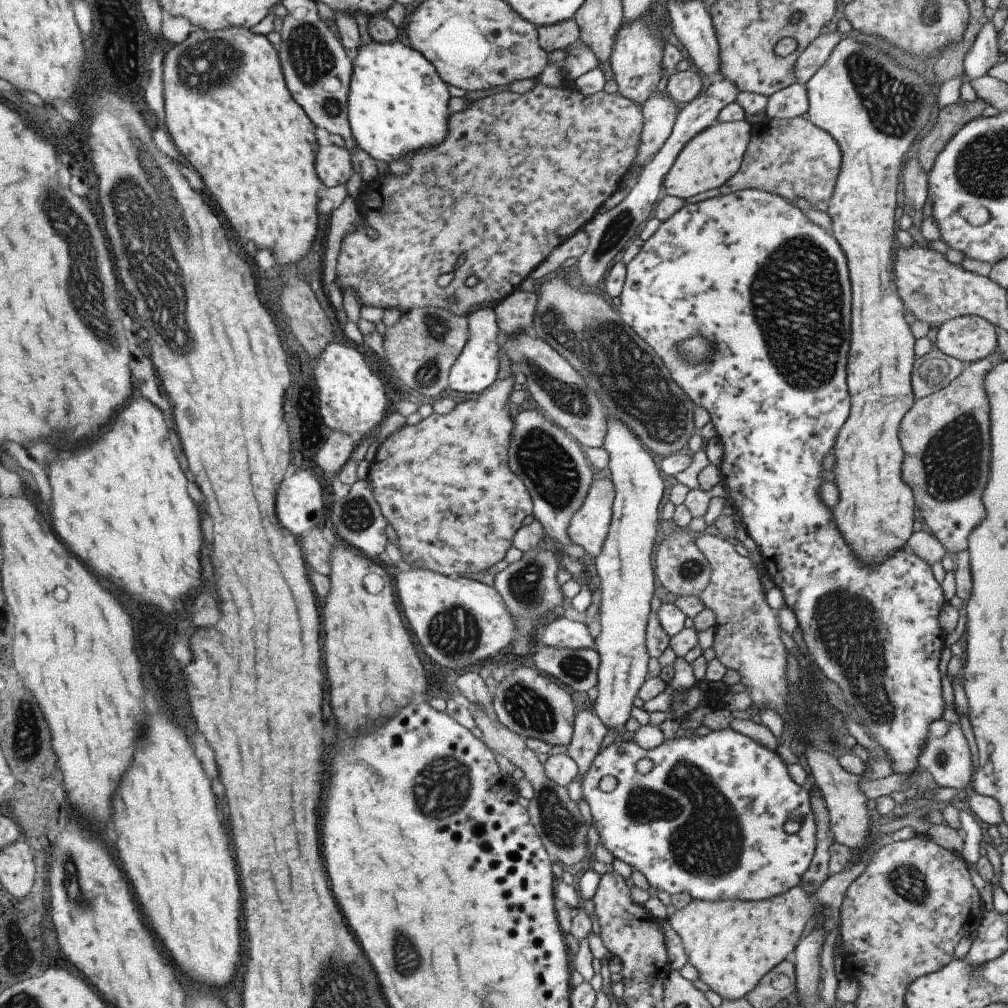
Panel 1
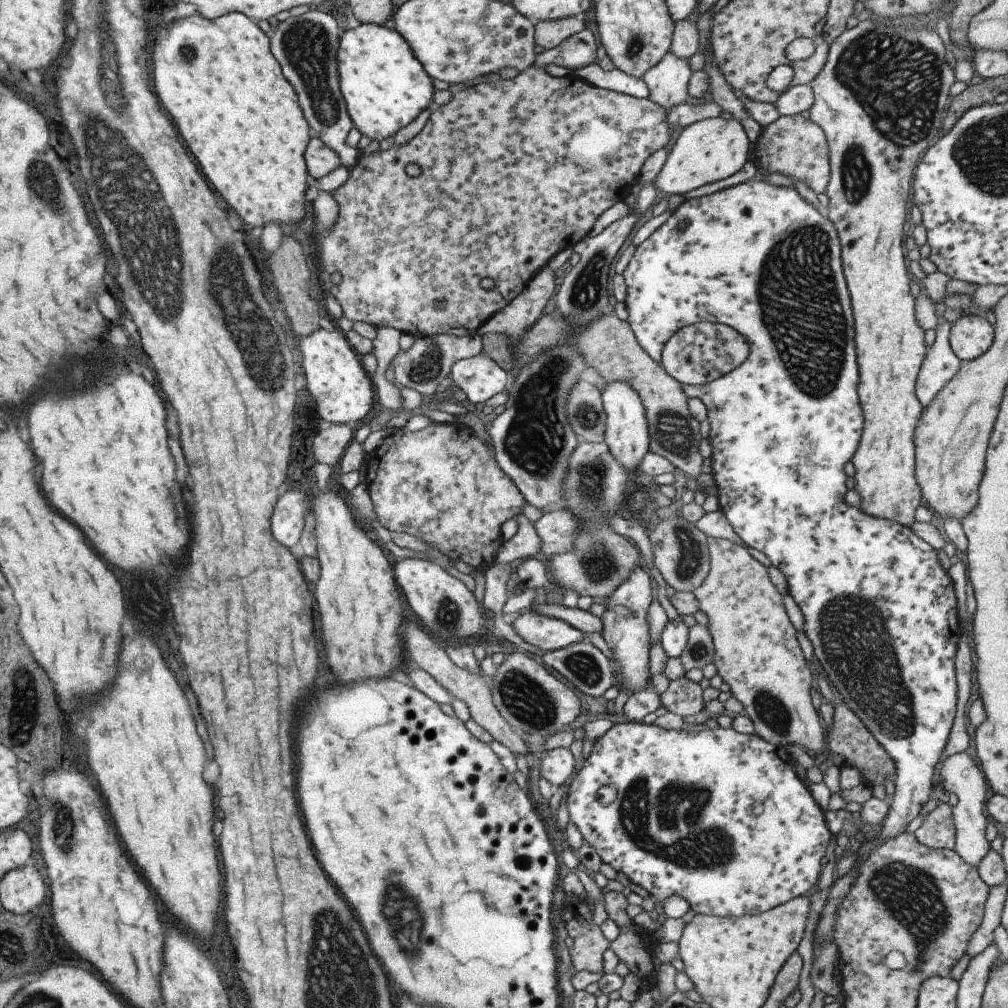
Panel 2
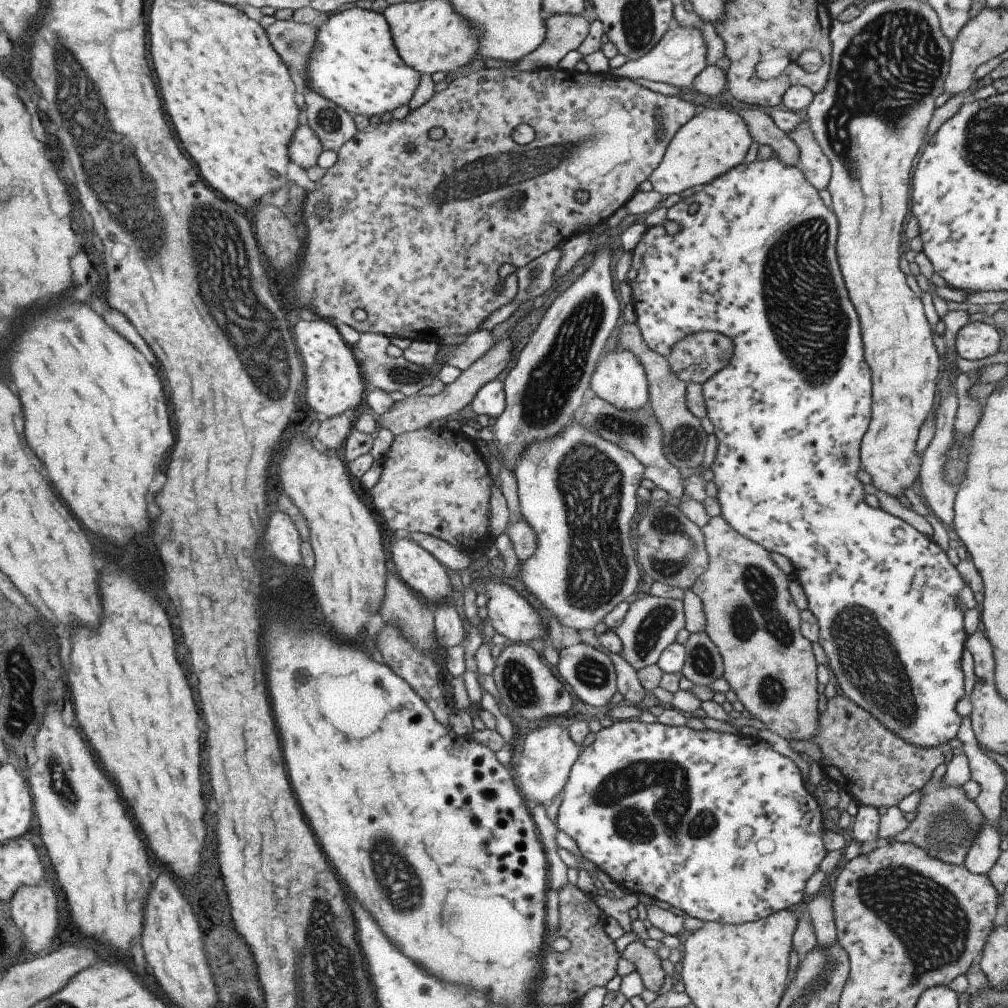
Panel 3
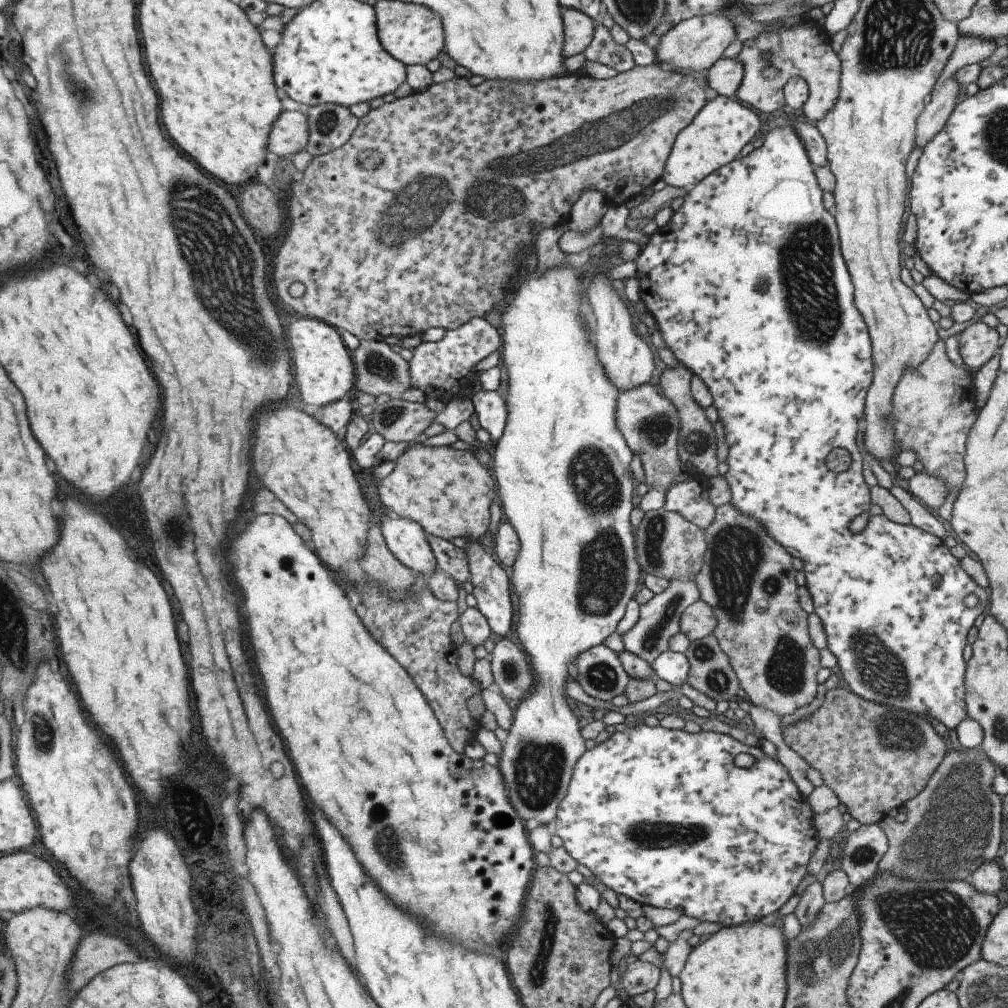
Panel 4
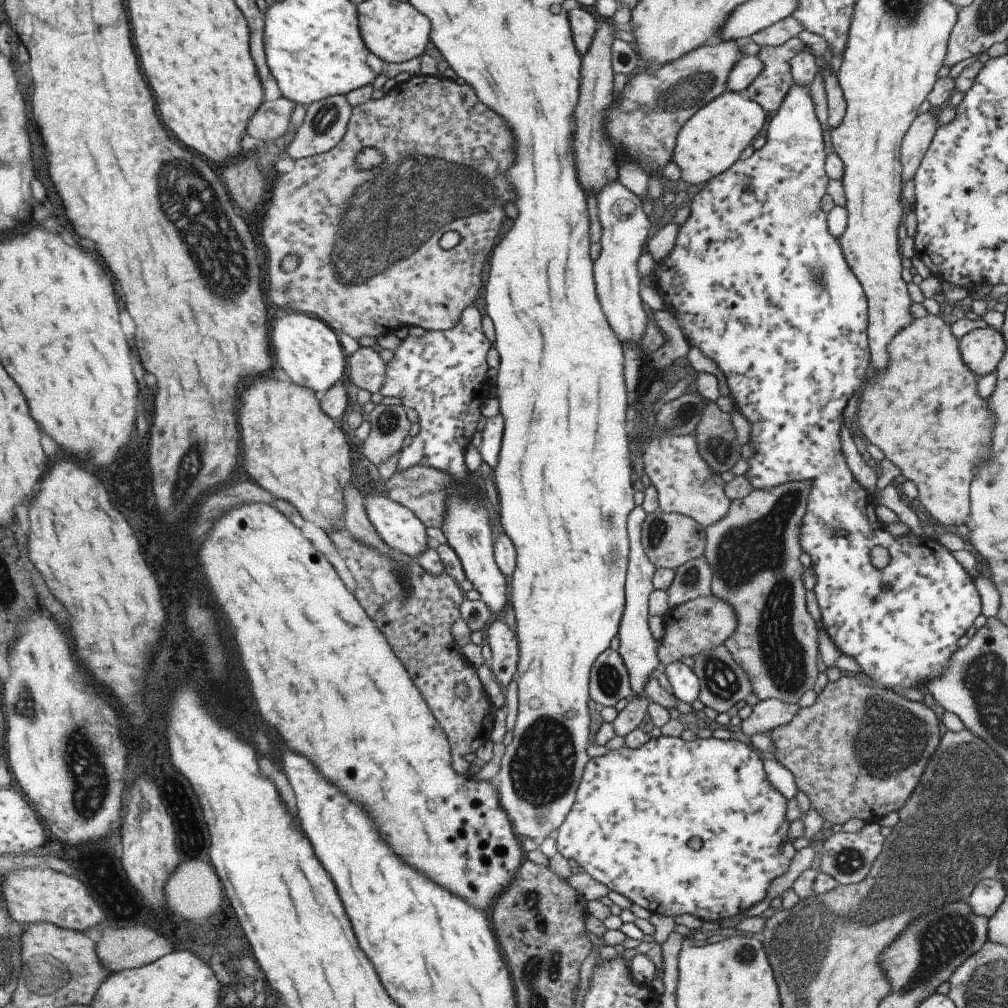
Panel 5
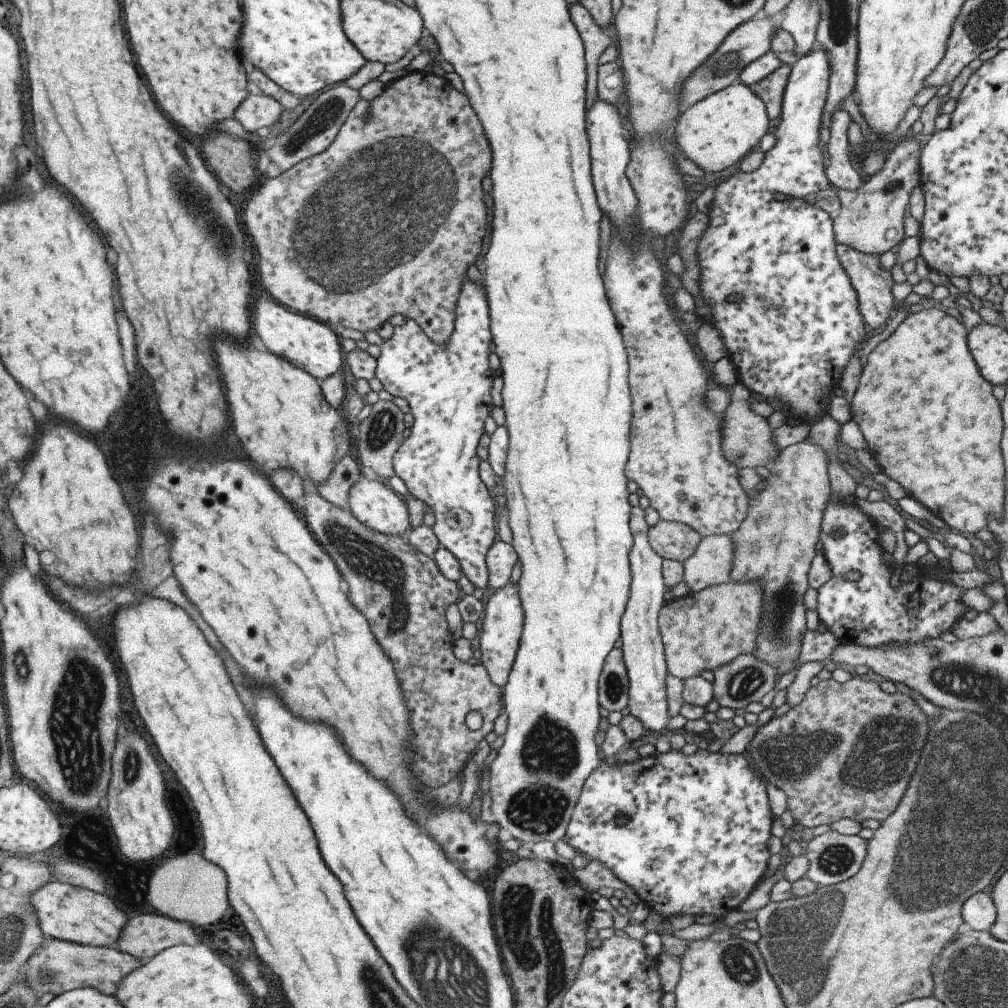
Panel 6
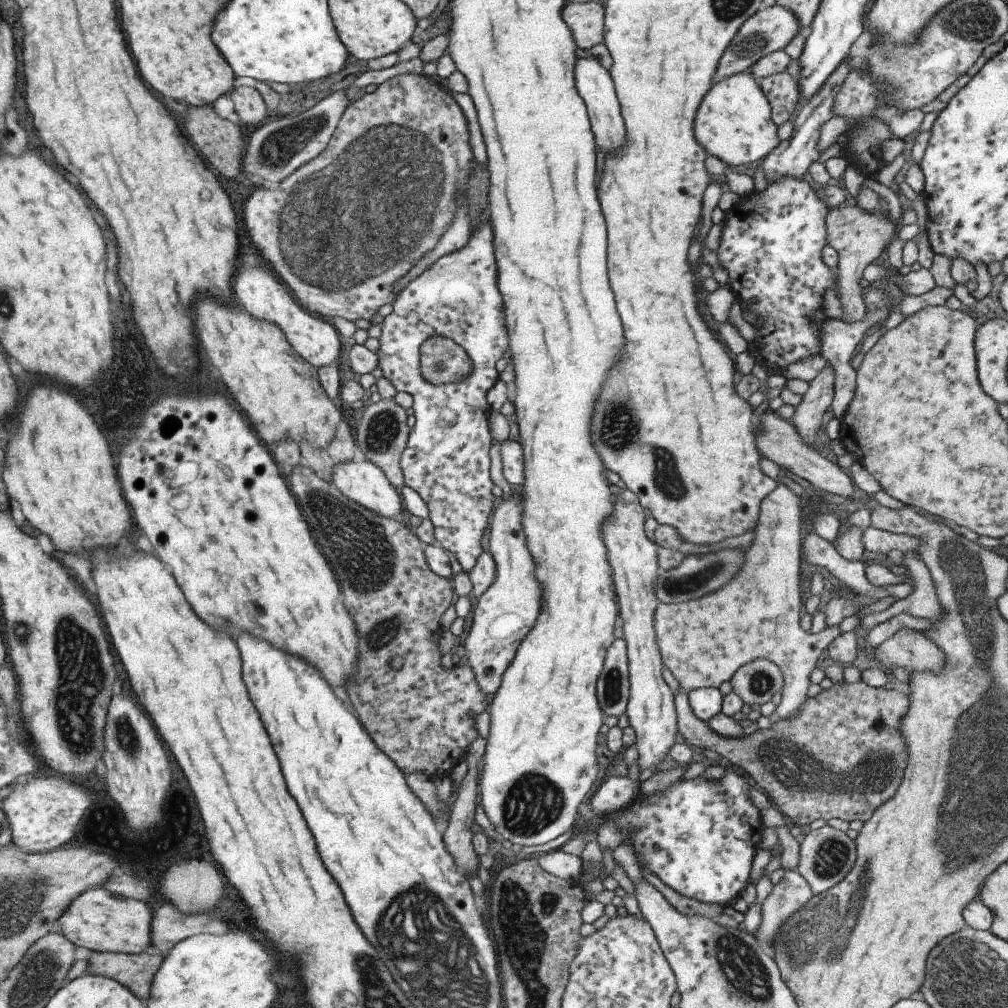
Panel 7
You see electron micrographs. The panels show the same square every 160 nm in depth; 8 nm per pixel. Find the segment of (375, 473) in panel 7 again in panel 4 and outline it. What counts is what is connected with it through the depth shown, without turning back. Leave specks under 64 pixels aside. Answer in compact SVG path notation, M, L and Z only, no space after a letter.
M393 515L382 519L380 531L385 546L403 566L425 578L437 570L426 534L416 522Z

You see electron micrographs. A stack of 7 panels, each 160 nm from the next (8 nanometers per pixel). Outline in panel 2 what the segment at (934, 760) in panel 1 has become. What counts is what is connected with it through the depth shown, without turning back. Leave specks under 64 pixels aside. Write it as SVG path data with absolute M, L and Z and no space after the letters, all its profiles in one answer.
M962 750L959 754L951 754L937 764L936 775L940 793L946 795L955 794L957 804L952 808L953 825L955 826L954 852L969 866L976 867L981 858L990 850L989 840L987 840L987 815L985 813L985 790L987 782L982 771L973 764L971 758Z

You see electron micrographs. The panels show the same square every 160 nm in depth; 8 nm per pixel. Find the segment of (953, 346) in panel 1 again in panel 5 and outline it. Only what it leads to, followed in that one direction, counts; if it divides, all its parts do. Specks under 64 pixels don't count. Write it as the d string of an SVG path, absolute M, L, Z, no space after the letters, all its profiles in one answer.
M991 327L976 328L964 334L959 341L962 361L976 376L994 371L1004 349L1000 331Z

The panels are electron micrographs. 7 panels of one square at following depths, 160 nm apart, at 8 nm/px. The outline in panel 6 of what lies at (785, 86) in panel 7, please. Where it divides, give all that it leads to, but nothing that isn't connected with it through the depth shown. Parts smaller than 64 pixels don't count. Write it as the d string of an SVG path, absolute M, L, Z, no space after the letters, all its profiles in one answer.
M781 63L771 74L748 86L765 105L769 120L779 118L782 103L783 89L790 73L790 66Z

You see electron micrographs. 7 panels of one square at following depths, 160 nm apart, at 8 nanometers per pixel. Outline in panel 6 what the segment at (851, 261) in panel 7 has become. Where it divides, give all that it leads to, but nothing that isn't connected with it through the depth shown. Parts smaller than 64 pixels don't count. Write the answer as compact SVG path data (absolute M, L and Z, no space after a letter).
M913 136L893 144L887 152L882 169L863 180L854 189L835 189L840 202L839 213L832 220L832 231L836 244L846 244L867 254L881 255L894 250L905 240L903 235L903 214L911 189L918 184L919 143Z

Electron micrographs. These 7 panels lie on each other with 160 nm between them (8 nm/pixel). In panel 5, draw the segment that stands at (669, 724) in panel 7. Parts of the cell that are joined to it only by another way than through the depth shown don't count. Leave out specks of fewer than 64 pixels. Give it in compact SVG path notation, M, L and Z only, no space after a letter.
M634 506L627 515L627 536L629 536L627 580L625 580L624 609L617 631L619 646L616 650L625 665L631 695L643 695L644 697L646 696L644 684L648 681L657 661L659 661L656 654L658 644L651 636L647 622L649 616L647 613L647 596L654 589L652 576L656 568L647 560L641 546L640 530L645 515L646 512L640 506Z

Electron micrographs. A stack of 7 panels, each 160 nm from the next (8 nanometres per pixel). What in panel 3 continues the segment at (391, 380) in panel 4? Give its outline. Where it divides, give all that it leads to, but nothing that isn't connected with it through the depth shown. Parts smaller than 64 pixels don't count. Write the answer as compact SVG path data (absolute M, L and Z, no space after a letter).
M360 333L359 339L353 347L358 356L358 364L367 389L379 388L389 393L399 391L405 397L413 397L415 392L429 386L437 378L429 368L410 363L402 355L399 357L385 356L384 344L385 339L382 335Z

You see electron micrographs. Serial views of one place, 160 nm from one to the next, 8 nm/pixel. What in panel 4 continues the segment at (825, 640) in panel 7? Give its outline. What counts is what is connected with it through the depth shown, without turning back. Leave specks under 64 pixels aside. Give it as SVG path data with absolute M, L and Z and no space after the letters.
M699 599L683 609L678 625L680 632L690 641L694 641L712 634L715 623L711 607Z

